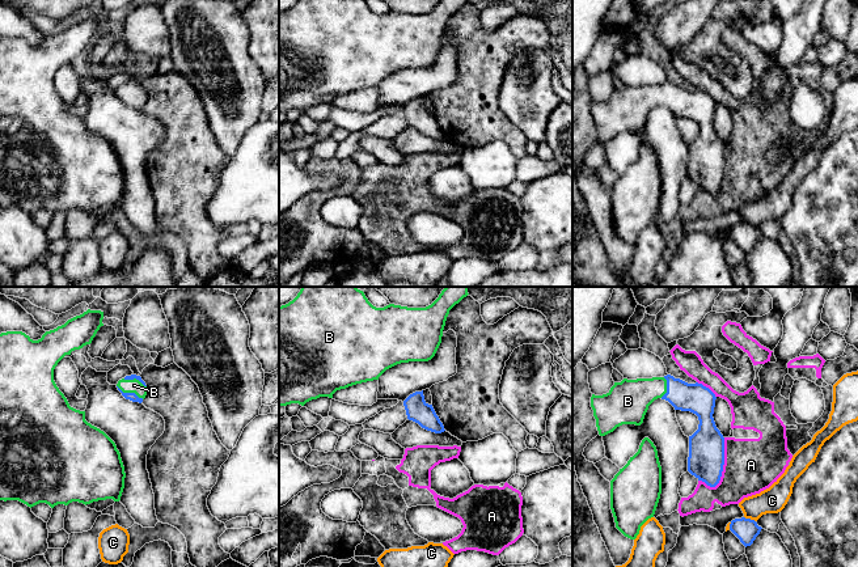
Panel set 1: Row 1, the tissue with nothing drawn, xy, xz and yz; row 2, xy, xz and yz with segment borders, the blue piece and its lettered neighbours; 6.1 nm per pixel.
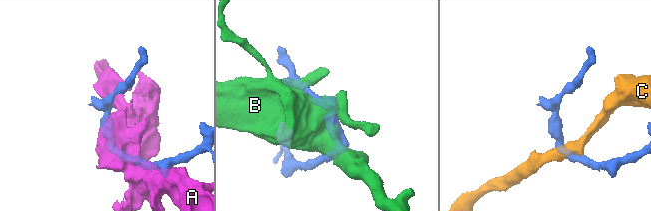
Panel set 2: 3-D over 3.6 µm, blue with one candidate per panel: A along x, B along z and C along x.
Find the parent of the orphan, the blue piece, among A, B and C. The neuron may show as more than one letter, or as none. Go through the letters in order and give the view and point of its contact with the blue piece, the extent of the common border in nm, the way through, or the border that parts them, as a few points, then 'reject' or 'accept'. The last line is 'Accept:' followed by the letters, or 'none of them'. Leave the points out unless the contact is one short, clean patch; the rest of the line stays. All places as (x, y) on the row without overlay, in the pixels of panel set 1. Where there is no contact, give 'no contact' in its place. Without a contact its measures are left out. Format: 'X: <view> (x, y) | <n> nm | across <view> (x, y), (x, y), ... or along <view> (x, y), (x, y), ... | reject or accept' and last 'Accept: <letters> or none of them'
A: yz (723, 170) | 320 nm | reject
B: xy (130, 100) | 190 nm | across xy (132, 104), (130, 100), (134, 92) | accept
C: yz (749, 225) | 80 nm | along yz (744, 223), (755, 228) | reject
Accept: B

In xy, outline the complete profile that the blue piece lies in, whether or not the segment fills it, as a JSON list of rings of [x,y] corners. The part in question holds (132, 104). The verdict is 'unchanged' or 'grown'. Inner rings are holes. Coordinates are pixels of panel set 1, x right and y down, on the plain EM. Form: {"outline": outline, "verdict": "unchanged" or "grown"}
{"outline": [[[136,81],[119,86],[117,94],[126,106],[139,110],[143,109],[148,98],[145,89]]], "verdict": "grown"}

